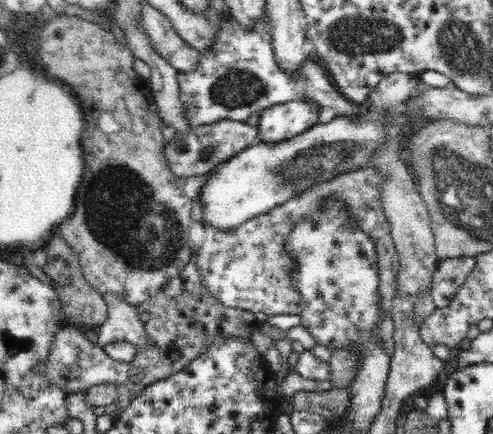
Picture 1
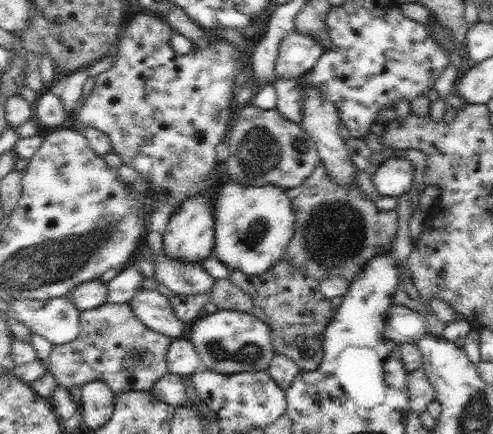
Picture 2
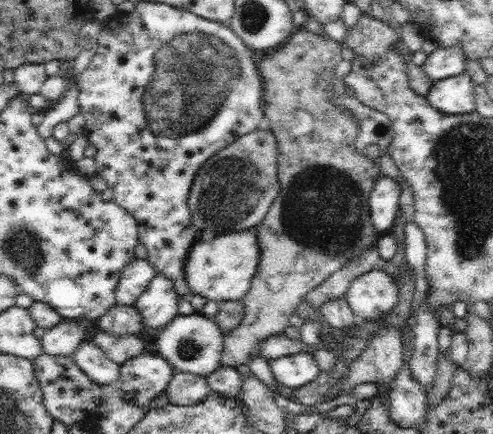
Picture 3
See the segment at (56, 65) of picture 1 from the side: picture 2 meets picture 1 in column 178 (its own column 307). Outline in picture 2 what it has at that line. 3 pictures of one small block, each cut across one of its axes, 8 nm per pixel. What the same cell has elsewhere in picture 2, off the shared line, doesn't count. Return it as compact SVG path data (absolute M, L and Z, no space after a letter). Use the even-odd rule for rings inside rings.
M319 162L315 170L305 178L305 182L293 190L289 190L291 196L291 208L295 212L295 228L293 238L289 240L289 246L285 250L283 260L293 264L295 268L301 268L303 274L313 276L317 282L323 276L341 276L347 280L347 292L353 284L353 278L377 256L391 250L391 240L397 232L397 214L393 210L377 210L373 202L369 202L369 196L363 196L357 186L339 186L329 178L329 172Z

